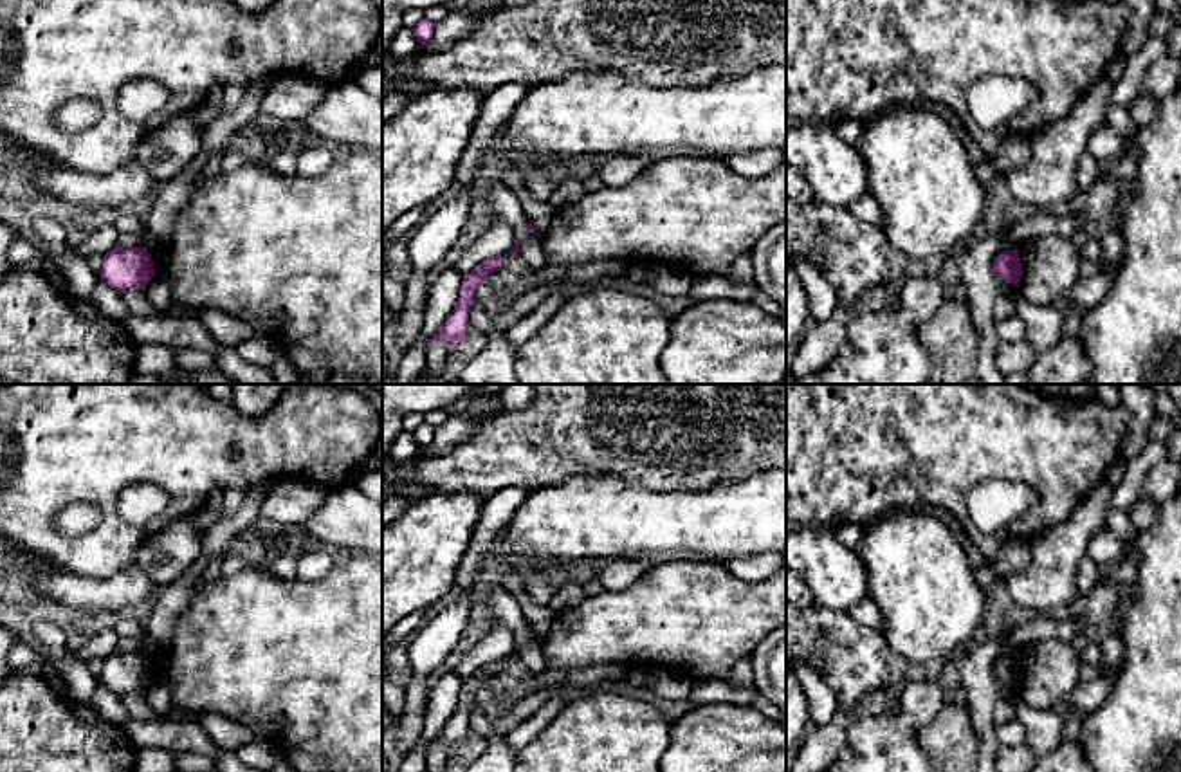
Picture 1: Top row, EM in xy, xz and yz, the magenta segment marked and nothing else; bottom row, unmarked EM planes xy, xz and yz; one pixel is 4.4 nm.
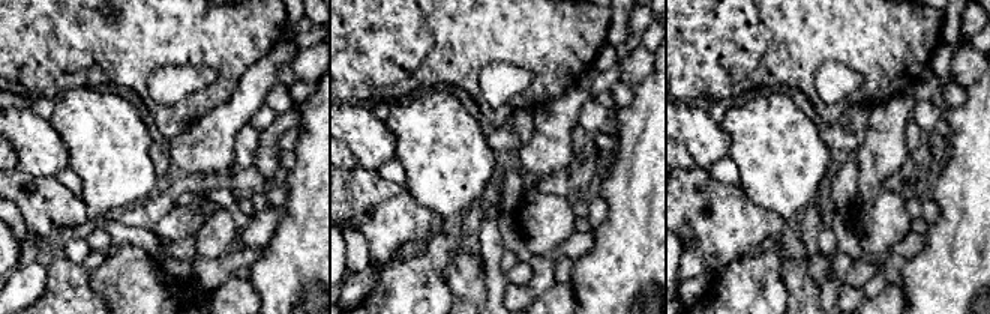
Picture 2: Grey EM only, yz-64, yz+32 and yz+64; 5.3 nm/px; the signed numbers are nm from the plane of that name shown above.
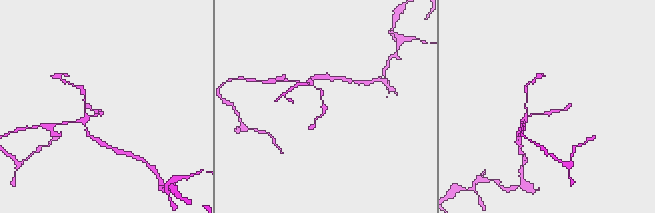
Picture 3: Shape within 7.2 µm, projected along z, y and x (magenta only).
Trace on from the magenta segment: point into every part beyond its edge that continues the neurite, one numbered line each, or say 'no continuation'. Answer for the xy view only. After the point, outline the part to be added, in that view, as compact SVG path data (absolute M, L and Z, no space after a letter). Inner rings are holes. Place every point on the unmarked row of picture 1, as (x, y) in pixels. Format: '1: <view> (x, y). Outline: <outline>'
no continuation

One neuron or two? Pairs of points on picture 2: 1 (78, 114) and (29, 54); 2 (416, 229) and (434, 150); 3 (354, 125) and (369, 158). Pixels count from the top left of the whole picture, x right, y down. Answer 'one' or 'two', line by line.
1: two
2: two
3: one

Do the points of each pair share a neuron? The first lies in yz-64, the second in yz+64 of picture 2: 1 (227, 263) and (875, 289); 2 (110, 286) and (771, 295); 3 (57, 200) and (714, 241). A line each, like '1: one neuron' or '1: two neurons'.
1: one neuron
2: two neurons
3: one neuron

